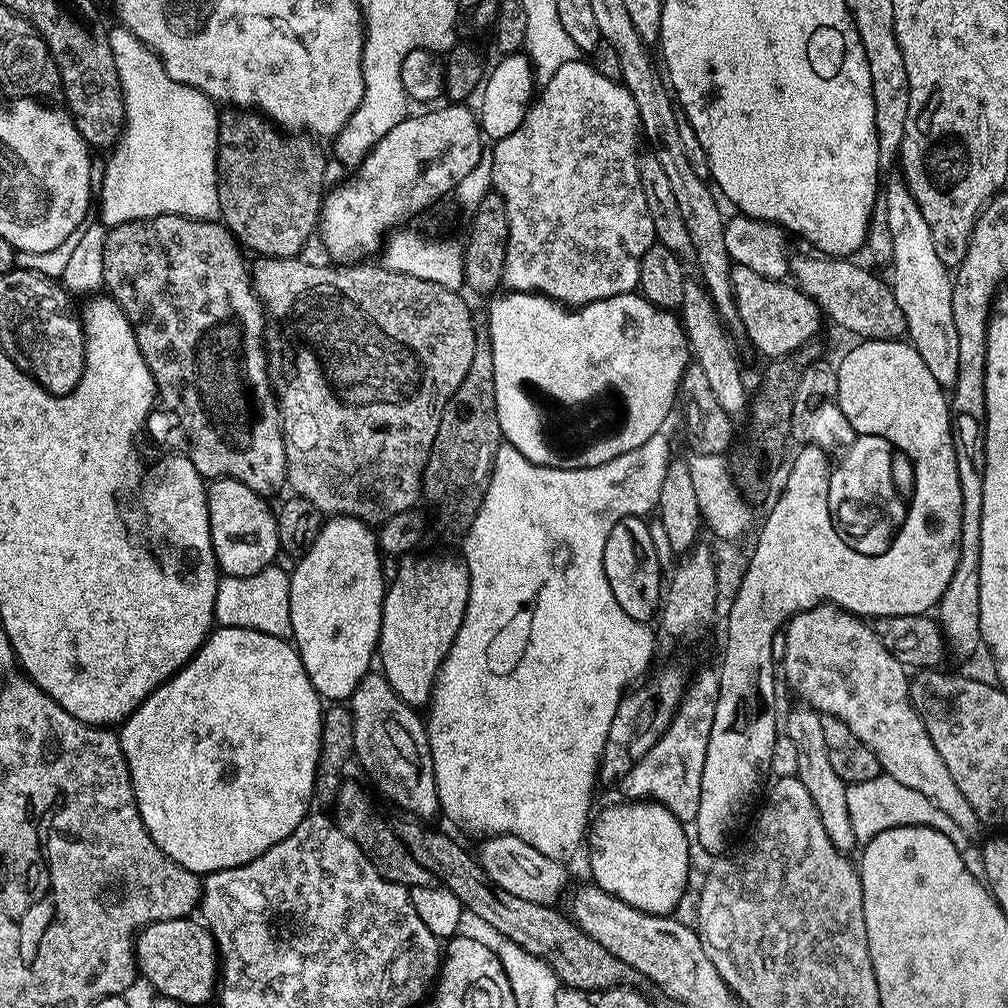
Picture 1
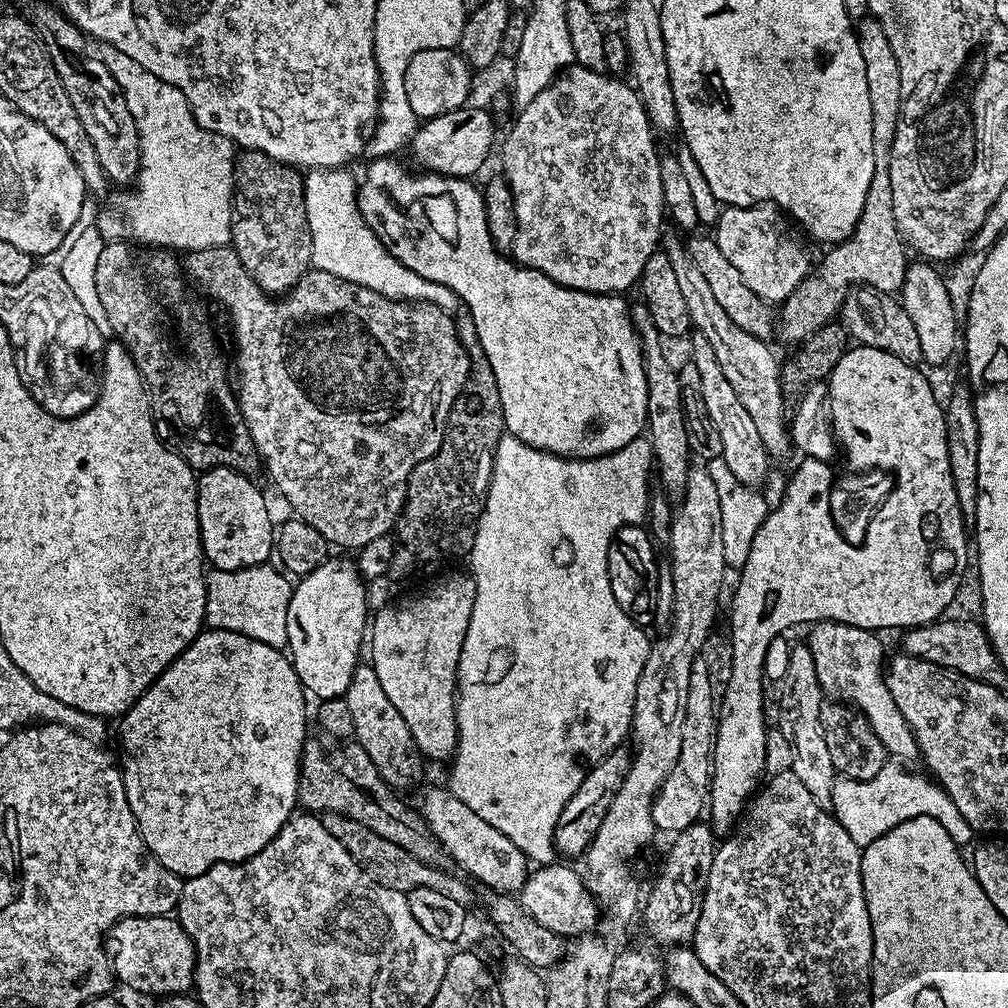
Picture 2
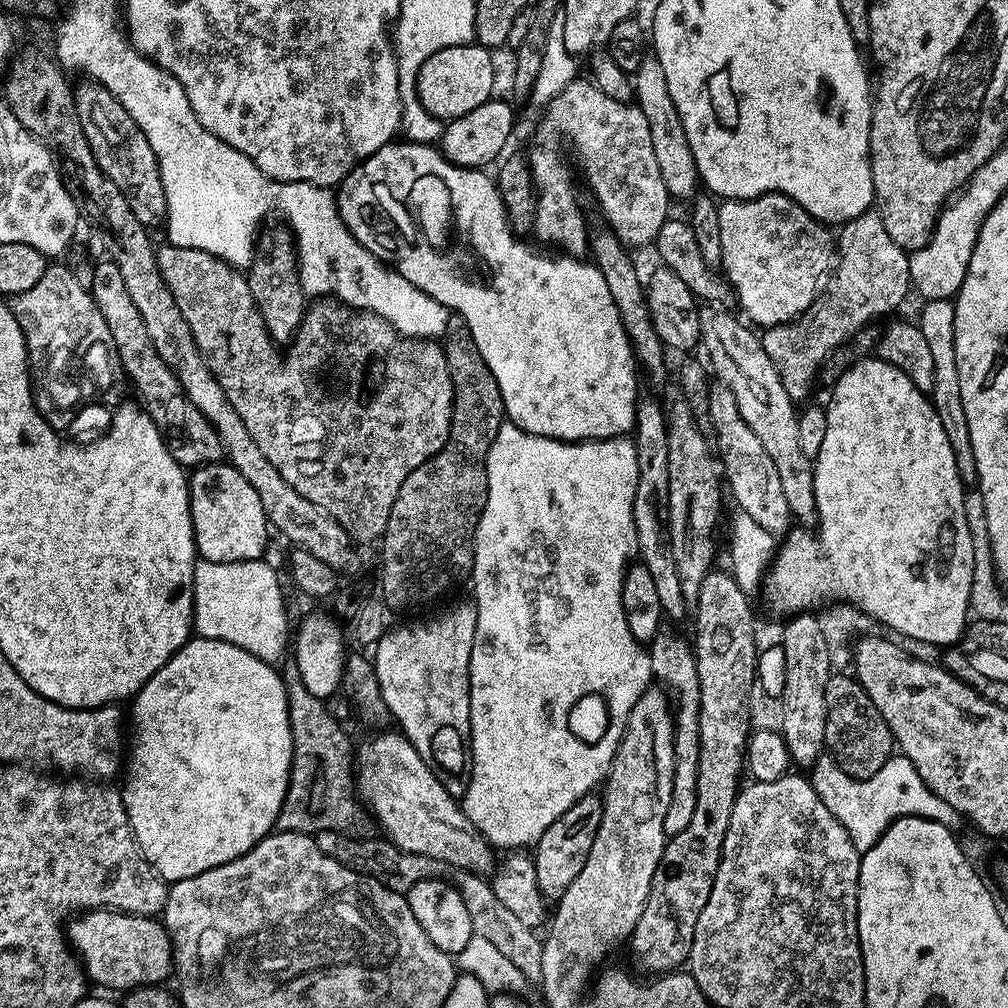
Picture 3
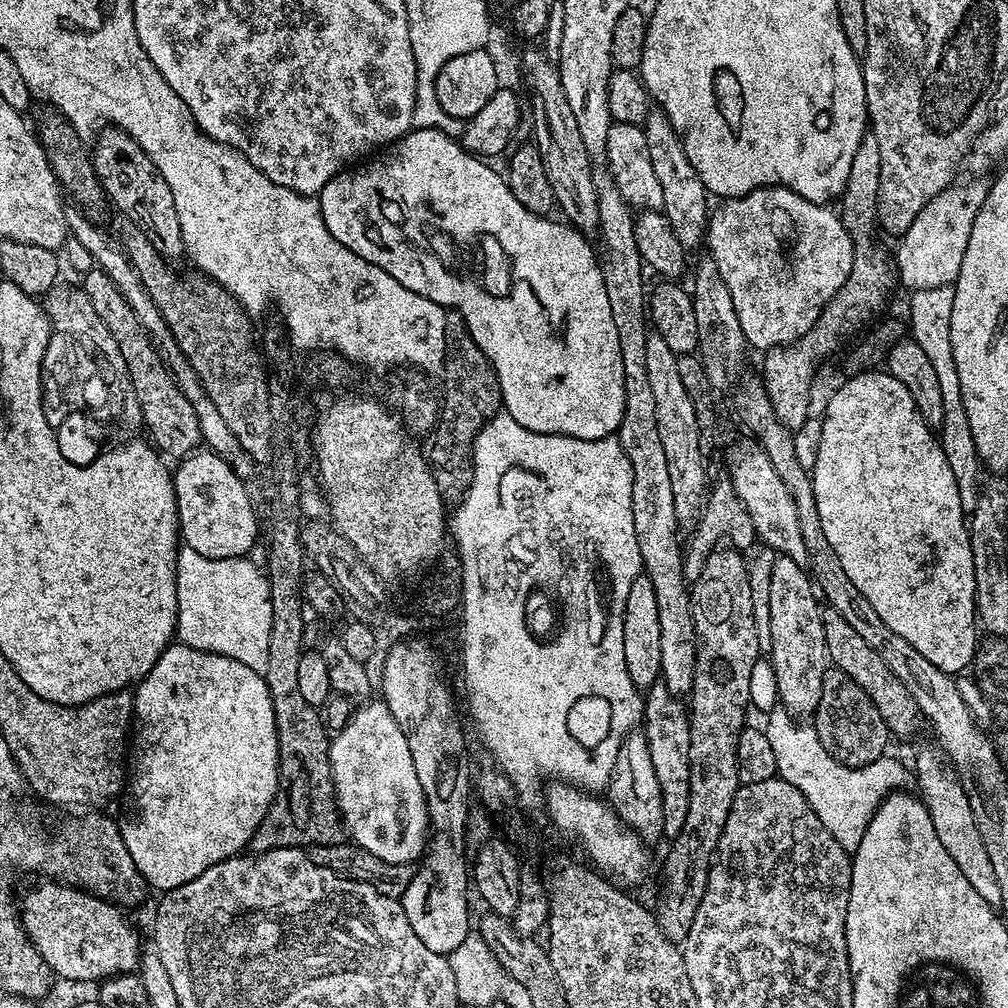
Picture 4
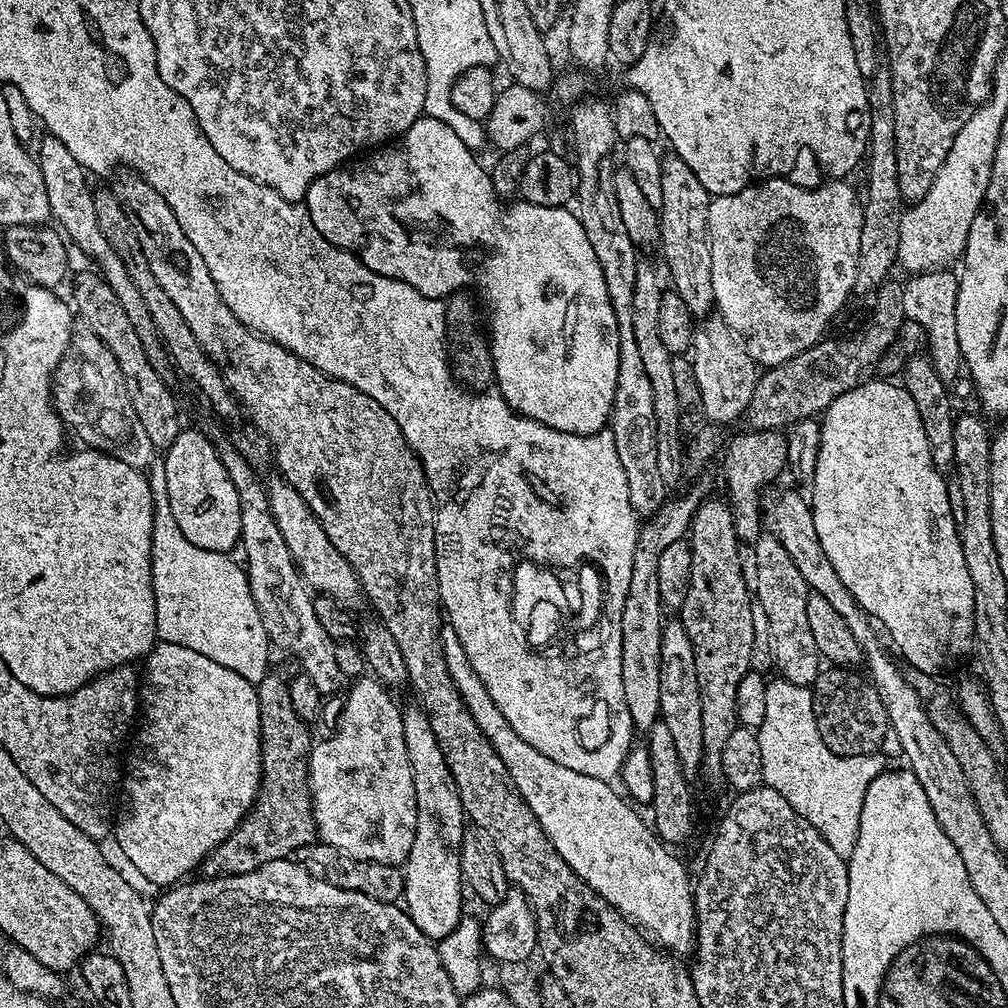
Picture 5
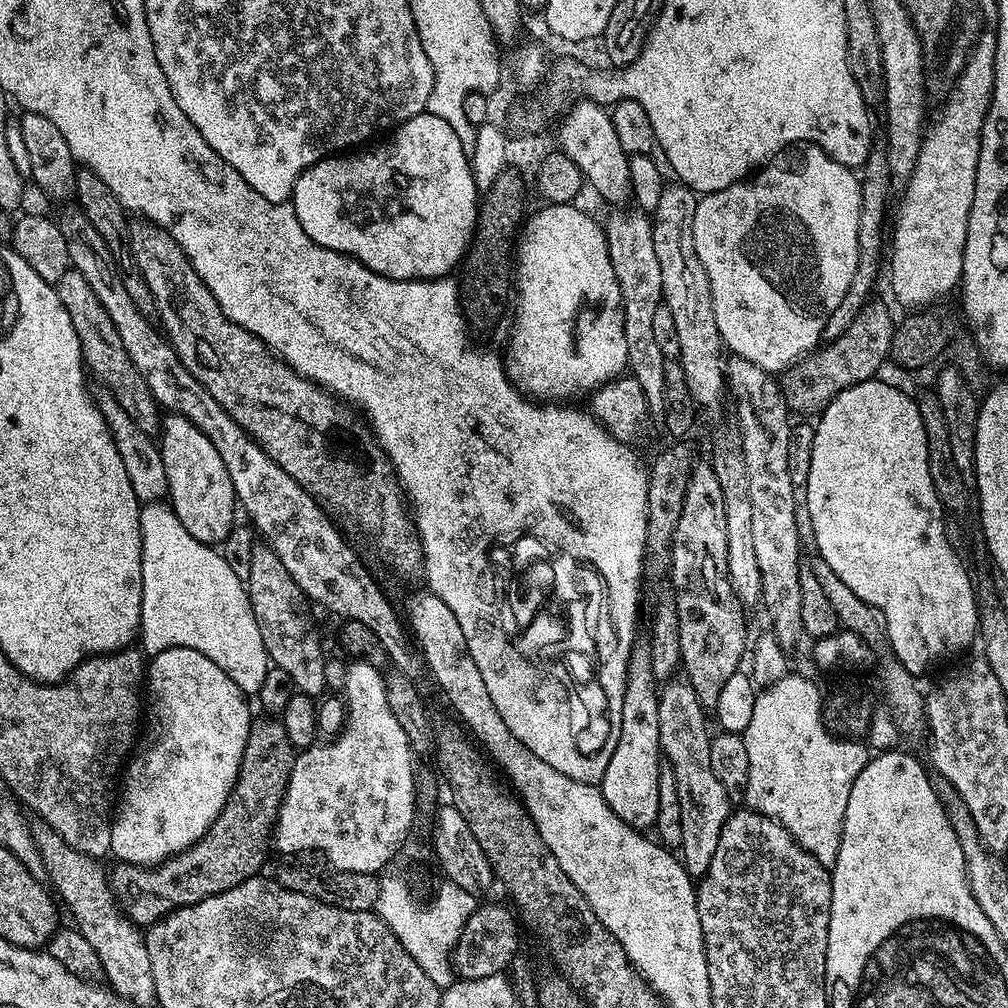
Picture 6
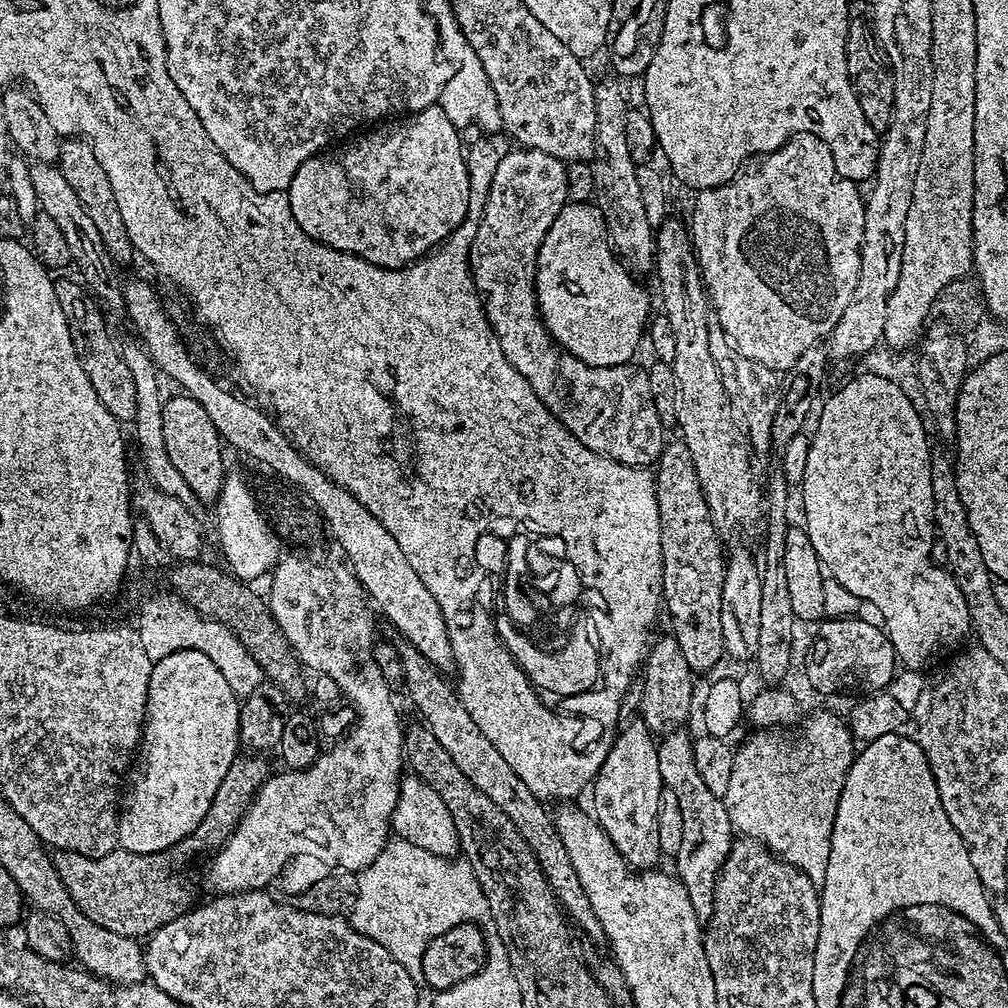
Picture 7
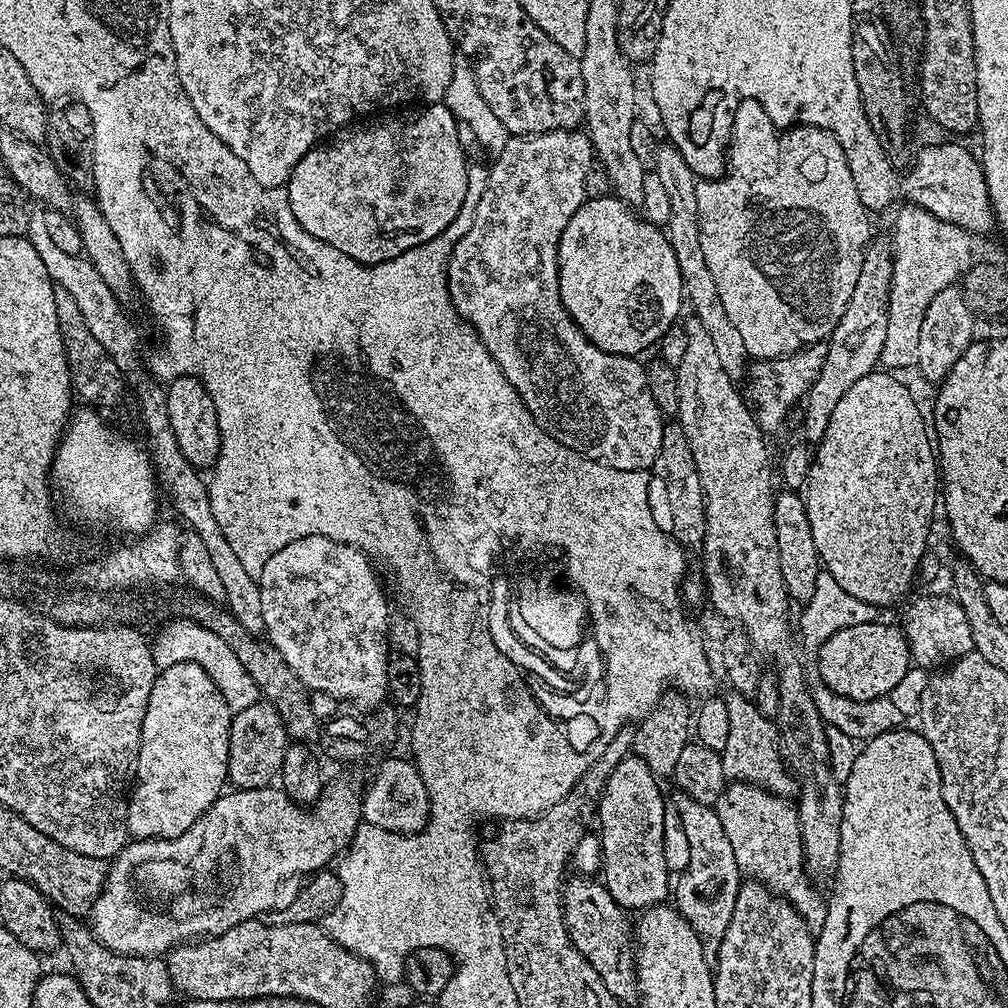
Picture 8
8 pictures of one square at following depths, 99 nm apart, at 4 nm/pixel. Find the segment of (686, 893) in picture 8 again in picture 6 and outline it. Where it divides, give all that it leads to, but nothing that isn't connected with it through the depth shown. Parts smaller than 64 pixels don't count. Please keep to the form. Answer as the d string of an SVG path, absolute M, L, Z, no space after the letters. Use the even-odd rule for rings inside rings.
M669 679L658 692L658 738L666 767L674 774L678 790L682 818L682 838L678 848L684 851L682 863L689 876L699 878L708 869L717 846L718 834L730 814L730 792L714 778L714 770L710 770L710 731L704 725L705 709L700 707L700 700L687 679L676 679Z

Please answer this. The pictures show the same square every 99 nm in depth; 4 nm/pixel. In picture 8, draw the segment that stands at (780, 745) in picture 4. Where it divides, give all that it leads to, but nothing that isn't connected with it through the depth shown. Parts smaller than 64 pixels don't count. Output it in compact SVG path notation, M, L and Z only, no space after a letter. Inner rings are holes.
M732 782L716 799L714 807L718 819L722 821L722 830L726 830L726 838L730 838L730 846L734 850L734 858L741 873L759 880L767 888L783 896L795 908L823 909L826 904L825 897L820 897L812 889L813 881L808 875L808 869L804 867L804 843L800 833L797 805L784 799L788 798L769 792L767 788Z

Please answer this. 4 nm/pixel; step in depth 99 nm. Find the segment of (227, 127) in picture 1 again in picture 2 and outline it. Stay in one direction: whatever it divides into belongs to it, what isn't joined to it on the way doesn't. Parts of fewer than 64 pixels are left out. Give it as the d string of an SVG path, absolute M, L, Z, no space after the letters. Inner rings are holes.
M265 152L239 153L235 161L230 247L246 266L250 278L266 293L287 293L300 281L312 262L312 235L306 218L301 169L279 164Z

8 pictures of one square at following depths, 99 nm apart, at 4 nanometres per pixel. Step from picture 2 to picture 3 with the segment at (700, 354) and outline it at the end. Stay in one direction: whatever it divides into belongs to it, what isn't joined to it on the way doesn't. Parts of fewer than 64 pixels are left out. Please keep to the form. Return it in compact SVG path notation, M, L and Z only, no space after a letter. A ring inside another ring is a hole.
M713 383L708 389L706 403L708 403L708 420L712 423L713 434L716 435L714 448L722 465L722 476L726 481L727 491L729 488L733 498L736 499L735 507L750 514L750 518L754 518L754 522L758 522L758 526L762 526L770 535L783 537L793 527L794 517L790 506L786 506L781 479L778 478L777 469L766 454L765 447L759 442L754 431L750 430L750 426L743 421L734 395L726 385Z

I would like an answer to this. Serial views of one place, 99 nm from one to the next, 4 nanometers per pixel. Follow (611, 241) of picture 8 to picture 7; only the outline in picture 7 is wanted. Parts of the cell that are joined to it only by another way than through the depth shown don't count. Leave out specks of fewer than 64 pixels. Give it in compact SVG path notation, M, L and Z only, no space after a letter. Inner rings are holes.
M569 202L565 204L564 209L562 209L558 214L558 218L554 218L554 226L550 226L550 230L546 230L546 238L544 239L544 241L542 242L542 246L538 250L538 258L536 259L536 305L538 305L538 307L540 308L540 318L544 321L544 325L546 326L546 330L548 331L548 333L552 335L553 341L559 344L563 351L569 352L570 355L578 357L578 359L580 359L582 362L586 362L587 364L589 364L590 366L594 366L595 368L609 368L610 366L618 366L619 364L629 363L629 361L633 359L631 356L635 354L636 347L639 346L640 340L642 344L642 337L645 335L646 329L650 323L650 311L648 312L648 292L635 279L639 280L635 275L633 275L631 271L629 271L624 261L616 255L608 239L608 228L604 225L604 215L600 213L600 209L596 207L595 203Z

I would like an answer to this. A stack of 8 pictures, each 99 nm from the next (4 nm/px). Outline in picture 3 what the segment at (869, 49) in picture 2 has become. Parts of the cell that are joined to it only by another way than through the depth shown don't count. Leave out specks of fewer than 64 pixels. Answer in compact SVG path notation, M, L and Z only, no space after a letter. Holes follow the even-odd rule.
M868 209L858 218L848 220L839 232L832 268L834 276L825 279L814 302L800 316L765 329L760 336L784 390L796 404L807 396L809 385L817 379L828 353L871 325L872 320L894 311L913 287L909 253L890 237L875 209Z

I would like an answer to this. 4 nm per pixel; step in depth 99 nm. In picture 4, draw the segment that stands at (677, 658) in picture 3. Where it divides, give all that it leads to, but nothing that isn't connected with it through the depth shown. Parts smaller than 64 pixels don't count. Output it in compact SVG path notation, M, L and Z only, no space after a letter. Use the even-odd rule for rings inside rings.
M662 682L647 689L644 696L642 726L648 737L650 756L654 762L654 774L658 774L658 786L662 790L662 826L664 836L677 836L686 822L686 810L690 810L690 712L685 701L670 694Z

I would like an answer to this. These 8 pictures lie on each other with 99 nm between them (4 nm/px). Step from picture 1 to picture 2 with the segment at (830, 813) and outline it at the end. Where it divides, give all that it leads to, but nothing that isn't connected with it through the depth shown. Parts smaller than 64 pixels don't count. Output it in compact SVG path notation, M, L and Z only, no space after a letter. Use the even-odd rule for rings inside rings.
M793 643L789 650L789 665L782 681L784 689L780 692L780 721L778 727L782 734L786 734L786 742L792 747L792 766L790 771L796 775L798 782L810 790L814 802L818 806L831 809L832 795L834 794L834 782L838 779L838 773L834 762L830 762L830 749L826 747L826 738L822 738L822 706L826 703L823 690L818 682L818 670L814 668L814 654L810 654L807 643Z

